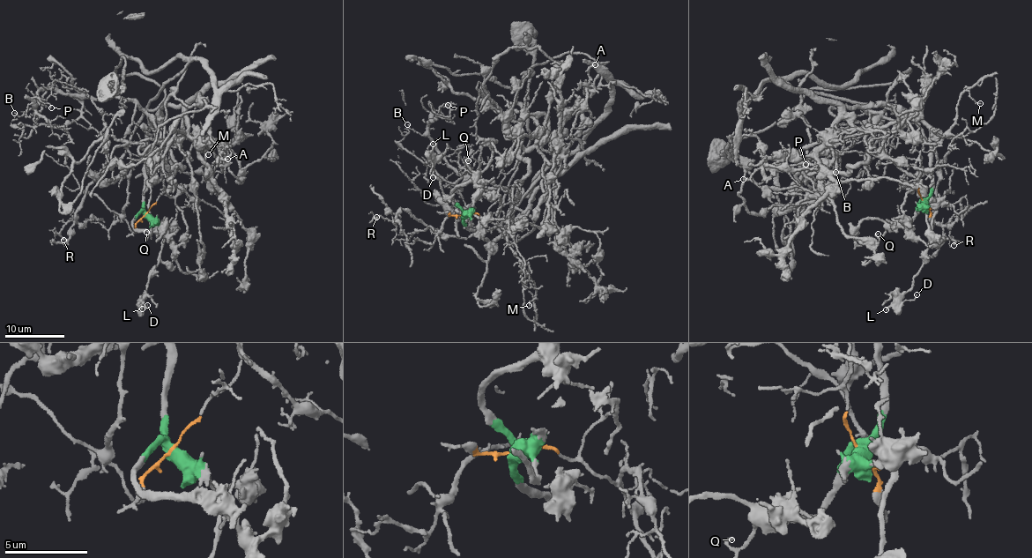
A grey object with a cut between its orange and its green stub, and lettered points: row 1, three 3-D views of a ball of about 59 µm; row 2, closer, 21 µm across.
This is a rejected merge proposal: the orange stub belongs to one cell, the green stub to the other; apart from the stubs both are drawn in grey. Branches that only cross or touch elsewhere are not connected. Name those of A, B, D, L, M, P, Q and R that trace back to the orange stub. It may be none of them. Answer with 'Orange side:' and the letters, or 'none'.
Orange side: B, M, P

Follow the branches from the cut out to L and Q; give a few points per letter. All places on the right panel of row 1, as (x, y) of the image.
L: (924, 202), (928, 207), (935, 210), (931, 241), (924, 264), (911, 287), (887, 310)
Q: (924, 202), (922, 199), (917, 213), (906, 226), (896, 223), (879, 237), (878, 234)

